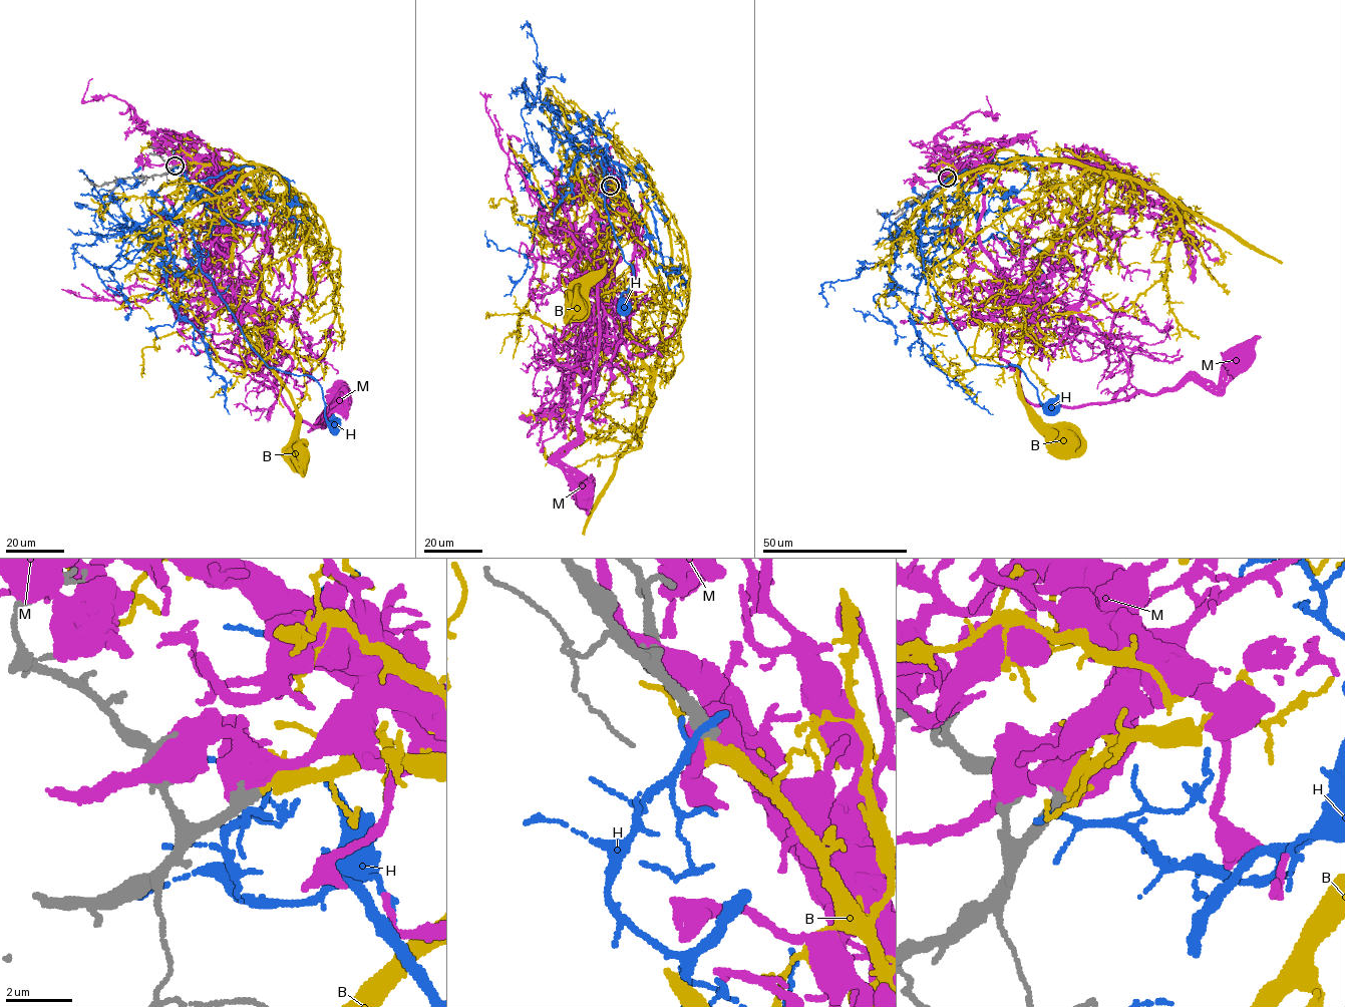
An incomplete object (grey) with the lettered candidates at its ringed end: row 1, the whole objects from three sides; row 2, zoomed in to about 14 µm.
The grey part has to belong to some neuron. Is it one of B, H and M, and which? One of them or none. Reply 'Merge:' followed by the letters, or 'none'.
Merge: B

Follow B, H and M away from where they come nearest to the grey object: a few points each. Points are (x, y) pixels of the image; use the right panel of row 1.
B: (947, 178), (1027, 158), (1071, 158), (1104, 175), (1064, 213), (1040, 265), (1019, 356), (1023, 403), (1071, 440)
H: (945, 179), (965, 184), (957, 201), (925, 211), (915, 233), (925, 280), (976, 364), (1018, 366), (1052, 407)
M: (946, 178), (974, 163), (979, 243), (1012, 293), (1000, 358), (1030, 402), (1219, 385), (1238, 357)

